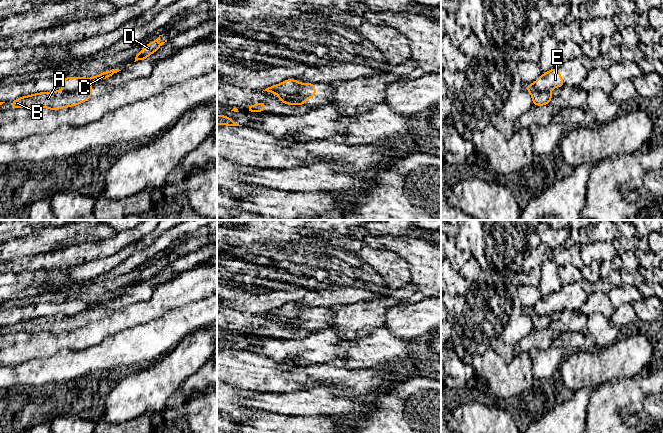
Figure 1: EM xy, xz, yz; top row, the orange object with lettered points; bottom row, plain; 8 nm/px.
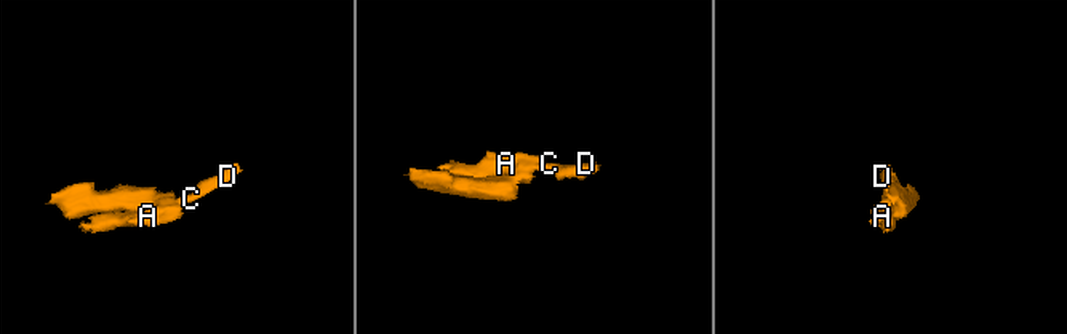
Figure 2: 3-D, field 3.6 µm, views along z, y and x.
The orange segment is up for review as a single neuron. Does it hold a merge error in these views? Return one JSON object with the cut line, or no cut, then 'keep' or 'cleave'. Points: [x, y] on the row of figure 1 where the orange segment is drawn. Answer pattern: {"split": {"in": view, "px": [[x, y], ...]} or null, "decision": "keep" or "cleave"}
{"split": {"in": "xy", "px": [[86, 84], [74, 90], [63, 89]]}, "decision": "cleave"}

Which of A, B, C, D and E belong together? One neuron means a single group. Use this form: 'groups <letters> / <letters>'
groups A B / C D E

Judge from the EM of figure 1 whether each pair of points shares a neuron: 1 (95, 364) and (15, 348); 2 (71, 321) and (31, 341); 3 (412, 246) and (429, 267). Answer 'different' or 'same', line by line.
1: different
2: different
3: same

